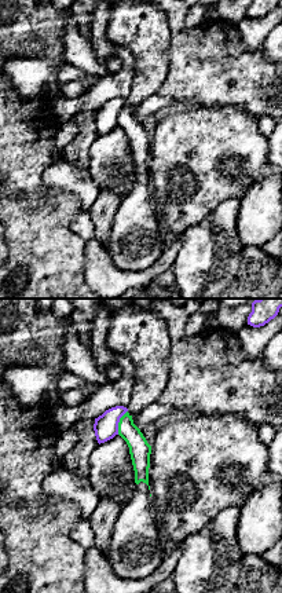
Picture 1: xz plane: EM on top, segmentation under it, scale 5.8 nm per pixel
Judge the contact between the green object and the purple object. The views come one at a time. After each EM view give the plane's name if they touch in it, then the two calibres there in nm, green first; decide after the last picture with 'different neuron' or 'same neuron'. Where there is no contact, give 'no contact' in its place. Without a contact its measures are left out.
meets green in xz; 120 nm thick on the green side, 140 nm on the other

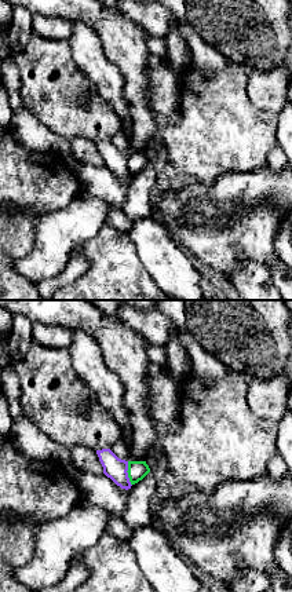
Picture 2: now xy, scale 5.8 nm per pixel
meets green in xy; 110 nm thick on the green side, 130 nm on the other

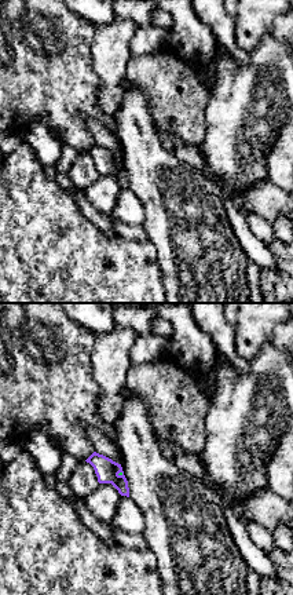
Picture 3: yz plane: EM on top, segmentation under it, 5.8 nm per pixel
meets green in yz; 20 nm thick on the green side, 140 nm on the other

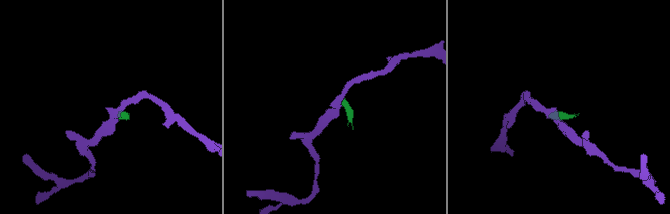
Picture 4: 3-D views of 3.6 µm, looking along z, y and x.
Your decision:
different neuron

